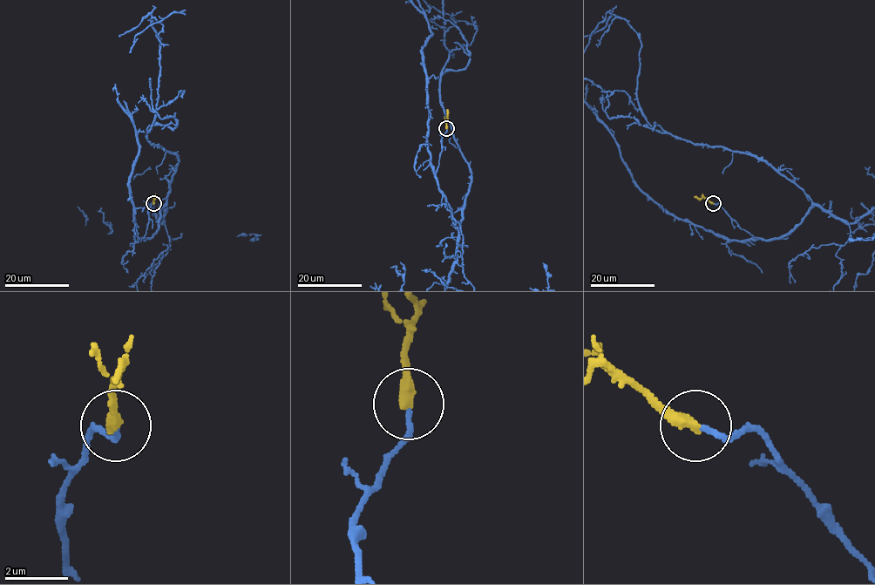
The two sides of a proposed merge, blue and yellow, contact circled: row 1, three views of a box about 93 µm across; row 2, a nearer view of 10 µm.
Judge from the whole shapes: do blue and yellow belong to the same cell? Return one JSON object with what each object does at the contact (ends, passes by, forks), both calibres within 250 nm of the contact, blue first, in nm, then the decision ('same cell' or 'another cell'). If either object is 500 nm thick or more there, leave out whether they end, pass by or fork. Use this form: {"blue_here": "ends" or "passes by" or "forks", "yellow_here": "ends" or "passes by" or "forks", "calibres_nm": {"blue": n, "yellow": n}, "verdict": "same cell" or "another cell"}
{"blue_here": "ends", "yellow_here": "ends", "calibres_nm": {"blue": 160, "yellow": 400}, "verdict": "same cell"}

